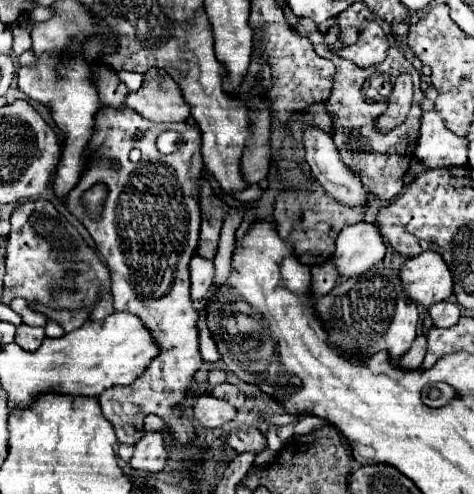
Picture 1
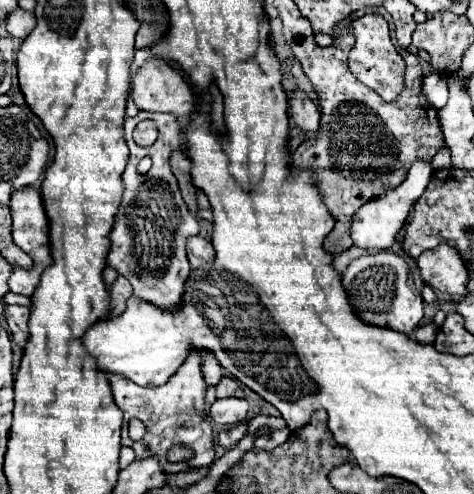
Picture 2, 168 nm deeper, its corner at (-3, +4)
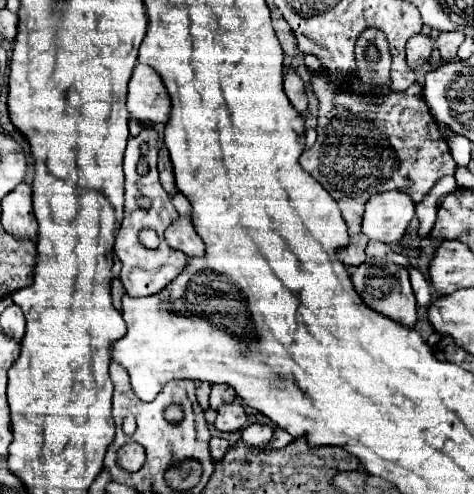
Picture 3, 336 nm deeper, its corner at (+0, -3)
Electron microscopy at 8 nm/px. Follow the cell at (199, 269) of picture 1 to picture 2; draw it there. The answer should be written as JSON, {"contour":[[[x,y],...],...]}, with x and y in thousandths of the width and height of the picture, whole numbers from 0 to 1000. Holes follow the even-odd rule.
{"contour":[[[401,478],[397,482],[397,526],[405,534],[405,543],[422,543],[422,538],[435,538],[451,526],[451,502],[447,494],[426,482],[426,478]]]}

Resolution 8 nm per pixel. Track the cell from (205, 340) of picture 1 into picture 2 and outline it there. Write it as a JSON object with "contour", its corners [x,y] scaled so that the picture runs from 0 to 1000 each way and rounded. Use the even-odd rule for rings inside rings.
{"contour":[[[443,713],[426,717],[426,757],[430,757],[430,769],[439,781],[456,781],[473,757],[468,741],[460,737],[460,729]]]}

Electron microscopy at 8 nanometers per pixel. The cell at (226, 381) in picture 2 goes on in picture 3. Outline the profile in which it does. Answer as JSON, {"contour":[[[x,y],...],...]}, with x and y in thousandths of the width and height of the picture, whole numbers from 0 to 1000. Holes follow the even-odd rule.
{"contour":[[[449,779],[445,791],[445,828],[458,828],[470,816],[487,816],[496,812],[496,791],[483,779]]]}

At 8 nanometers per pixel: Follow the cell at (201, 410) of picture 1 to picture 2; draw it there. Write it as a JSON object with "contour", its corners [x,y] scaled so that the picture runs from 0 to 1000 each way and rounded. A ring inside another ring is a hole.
{"contour":[[[468,806],[456,810],[443,826],[443,846],[456,858],[494,862],[519,850],[523,838],[523,814],[515,806]]]}

